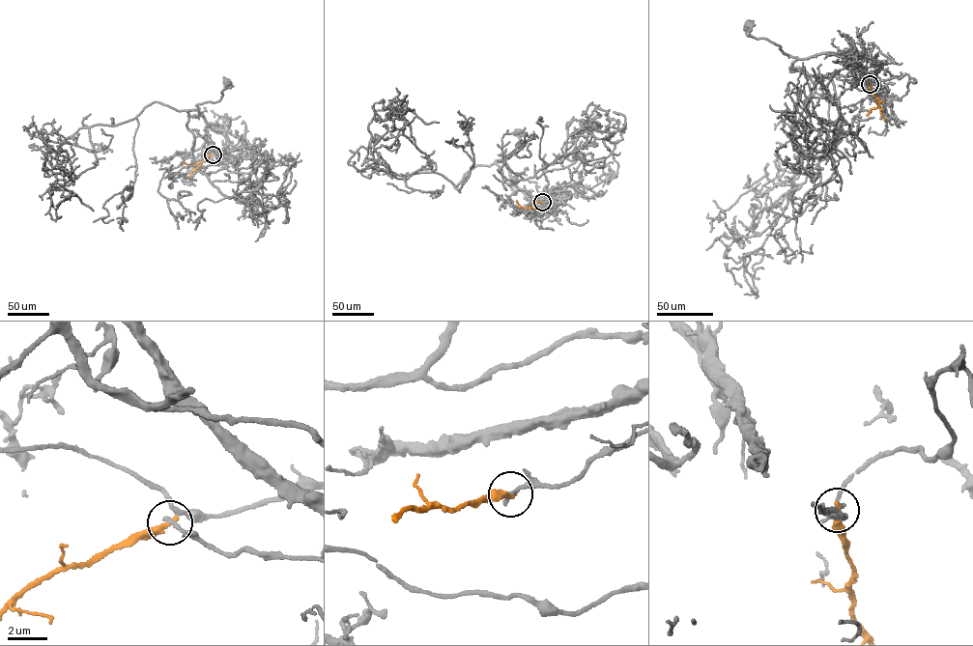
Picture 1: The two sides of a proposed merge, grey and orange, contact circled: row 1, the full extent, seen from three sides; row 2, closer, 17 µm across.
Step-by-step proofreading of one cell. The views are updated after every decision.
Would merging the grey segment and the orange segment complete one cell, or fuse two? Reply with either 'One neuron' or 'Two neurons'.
Two neurons

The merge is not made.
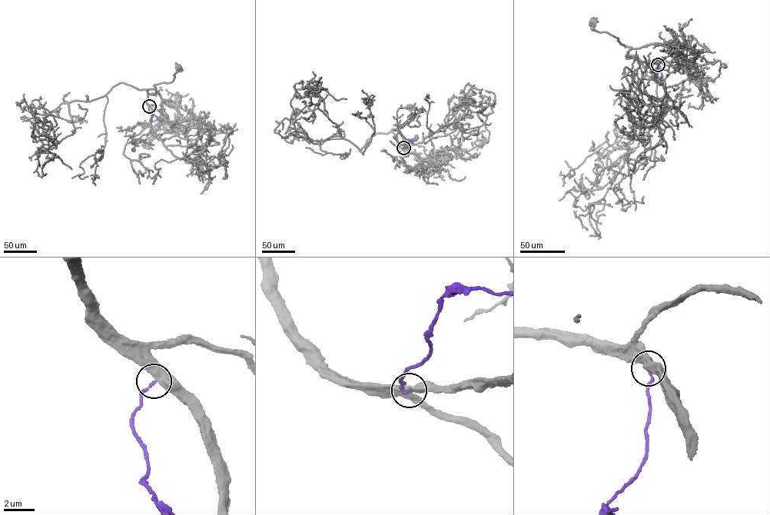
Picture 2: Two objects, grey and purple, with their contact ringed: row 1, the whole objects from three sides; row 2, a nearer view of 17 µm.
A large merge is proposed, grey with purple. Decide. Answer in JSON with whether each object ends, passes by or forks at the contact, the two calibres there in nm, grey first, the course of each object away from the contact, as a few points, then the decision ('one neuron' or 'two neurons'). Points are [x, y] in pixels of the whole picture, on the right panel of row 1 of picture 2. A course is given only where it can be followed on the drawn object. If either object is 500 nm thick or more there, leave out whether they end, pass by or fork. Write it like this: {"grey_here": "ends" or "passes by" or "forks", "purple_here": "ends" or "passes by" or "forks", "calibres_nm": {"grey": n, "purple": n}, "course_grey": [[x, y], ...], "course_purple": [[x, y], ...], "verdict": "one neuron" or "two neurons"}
{"grey_here": "passes by", "purple_here": "ends", "calibres_nm": {"grey": 480, "purple": 140}, "course_grey": [[658, 64], [626, 56], [632, 48], [606, 32], [592, 30], [593, 21]], "course_purple": [[658, 64], [655, 79]], "verdict": "two neurons"}

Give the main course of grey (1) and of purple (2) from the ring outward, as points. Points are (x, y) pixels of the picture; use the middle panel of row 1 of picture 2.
1: (403, 147), (399, 145), (392, 130), (400, 132), (397, 128), (410, 121), (410, 107)
2: (403, 147), (405, 144), (418, 137)

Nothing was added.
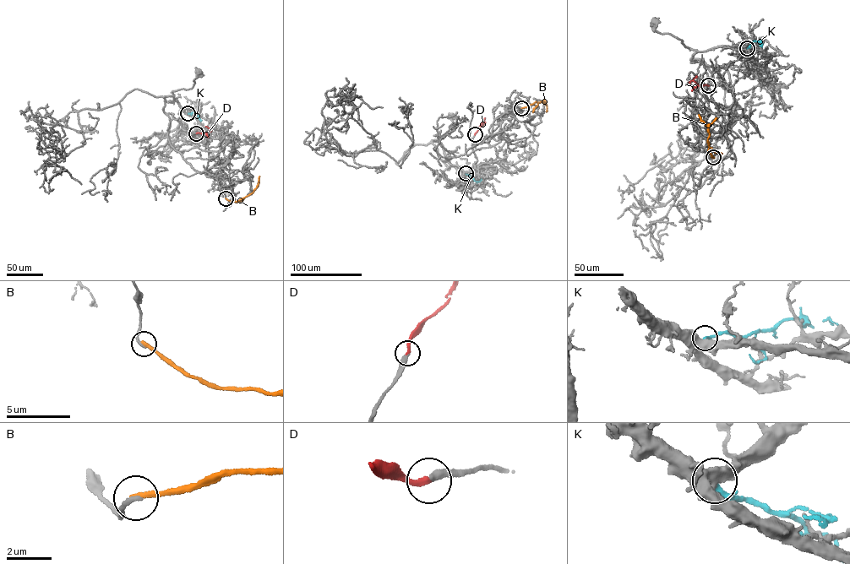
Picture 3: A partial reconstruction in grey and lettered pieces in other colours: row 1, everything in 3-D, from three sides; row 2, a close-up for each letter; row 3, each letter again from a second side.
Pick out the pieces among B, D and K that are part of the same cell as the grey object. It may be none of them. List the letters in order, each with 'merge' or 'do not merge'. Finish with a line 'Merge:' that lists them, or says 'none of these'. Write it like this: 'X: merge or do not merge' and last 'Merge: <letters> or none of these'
B: do not merge
D: merge
K: do not merge
Merge: D

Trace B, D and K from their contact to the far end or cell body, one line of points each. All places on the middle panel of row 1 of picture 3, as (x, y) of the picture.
B: (521, 108), (535, 102), (546, 104), (543, 100)
D: (475, 134), (485, 122), (479, 126)
K: (465, 174), (475, 181), (481, 178)

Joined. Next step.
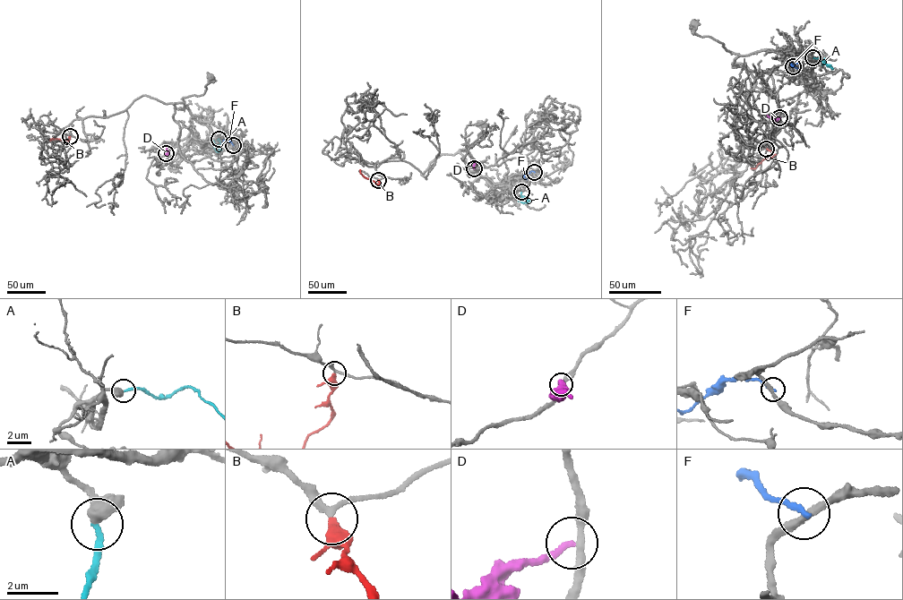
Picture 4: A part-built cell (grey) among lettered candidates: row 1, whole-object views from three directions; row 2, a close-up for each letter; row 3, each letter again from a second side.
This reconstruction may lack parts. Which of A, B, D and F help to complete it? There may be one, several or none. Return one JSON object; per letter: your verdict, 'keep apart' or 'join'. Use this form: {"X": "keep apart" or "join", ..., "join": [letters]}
{"A": "join", "B": "join", "D": "keep apart", "F": "keep apart", "join": ["A", "B"]}

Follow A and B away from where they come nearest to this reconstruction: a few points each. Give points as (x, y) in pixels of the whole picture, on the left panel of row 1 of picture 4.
A: (219, 139), (219, 152), (213, 140)
B: (70, 136), (65, 141), (50, 139)

